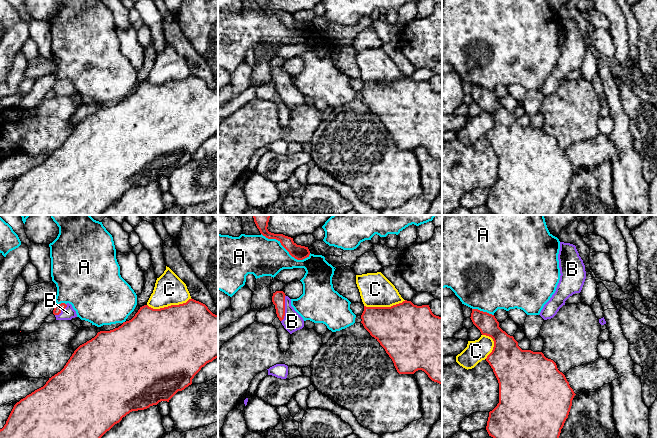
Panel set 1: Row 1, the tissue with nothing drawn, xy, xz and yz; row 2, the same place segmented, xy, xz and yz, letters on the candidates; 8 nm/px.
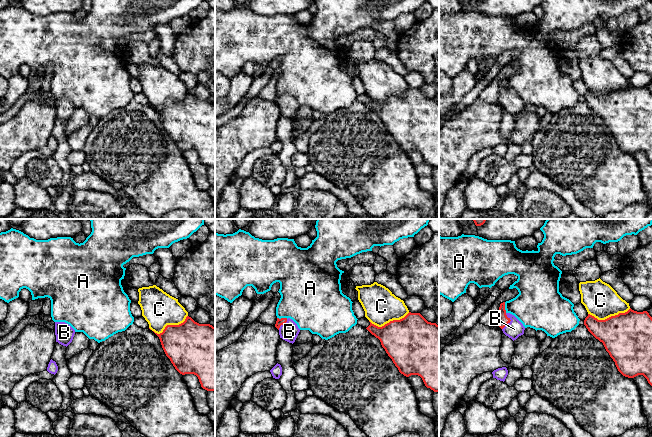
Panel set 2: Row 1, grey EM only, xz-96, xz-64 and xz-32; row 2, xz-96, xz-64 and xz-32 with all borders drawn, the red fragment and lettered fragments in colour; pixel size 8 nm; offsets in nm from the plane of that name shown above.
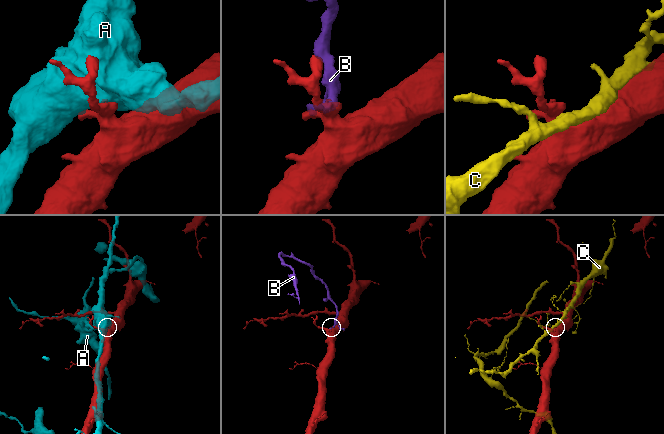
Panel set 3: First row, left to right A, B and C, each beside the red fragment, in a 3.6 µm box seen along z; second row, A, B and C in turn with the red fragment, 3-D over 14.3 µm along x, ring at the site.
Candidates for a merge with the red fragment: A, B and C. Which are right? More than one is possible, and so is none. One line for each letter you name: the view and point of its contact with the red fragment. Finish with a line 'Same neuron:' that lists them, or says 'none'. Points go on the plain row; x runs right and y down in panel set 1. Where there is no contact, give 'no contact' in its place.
B: meets red in xz at (284, 84)
Same neuron: B

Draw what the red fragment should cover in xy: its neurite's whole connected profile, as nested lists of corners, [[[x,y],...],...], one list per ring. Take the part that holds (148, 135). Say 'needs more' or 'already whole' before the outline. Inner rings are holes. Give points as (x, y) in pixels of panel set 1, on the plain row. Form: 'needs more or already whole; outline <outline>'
already whole; outline [[[191,74],[186,79],[160,85],[144,81],[131,96],[123,98],[113,106],[100,107],[94,114],[80,121],[60,148],[49,154],[43,163],[17,178],[6,200],[0,205],[0,215],[100,215],[130,188],[147,185],[161,177],[169,178],[178,167],[192,160],[192,155],[202,143],[216,134],[218,134],[218,91],[213,90],[205,80]]]

